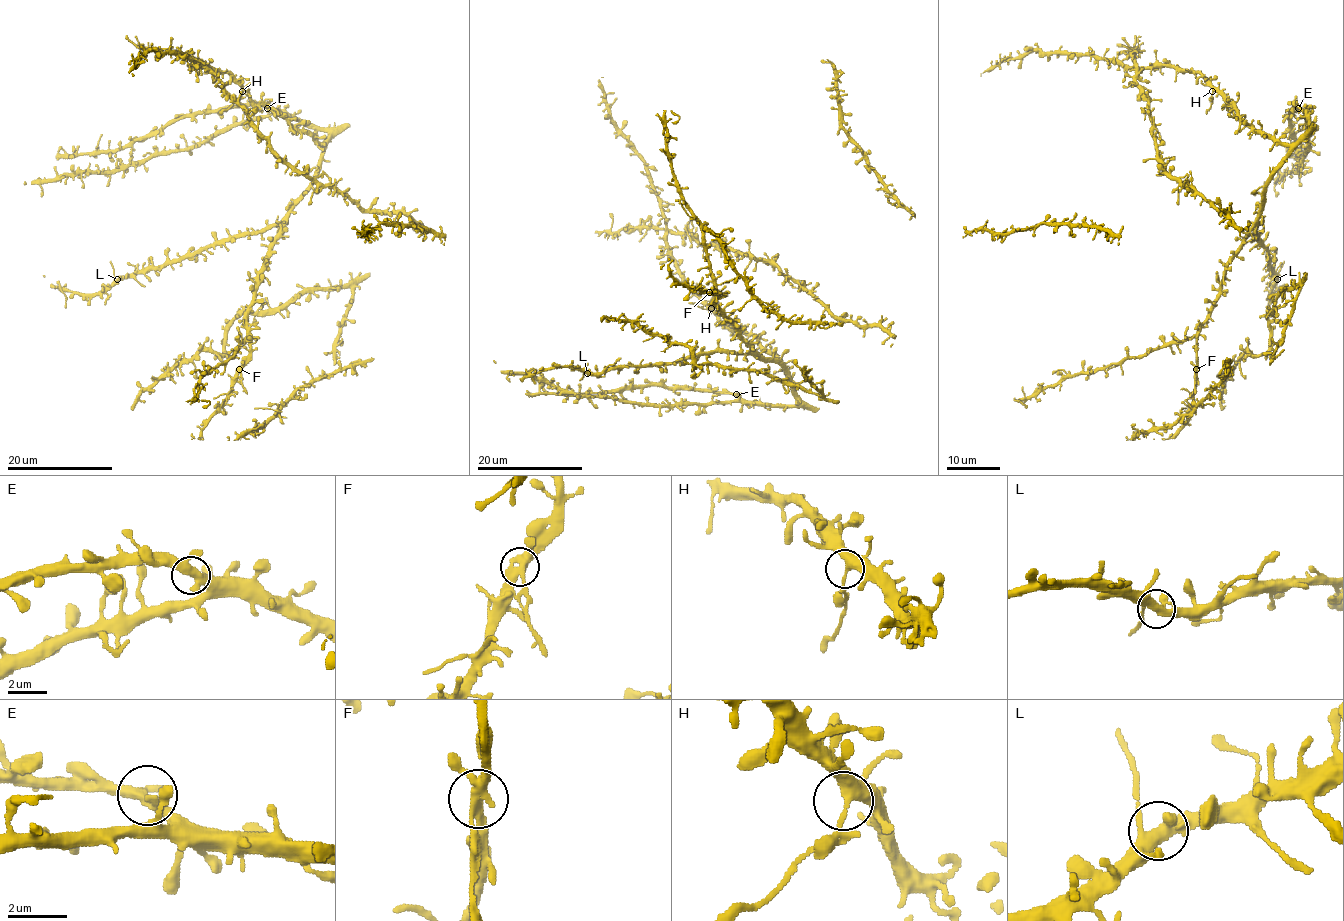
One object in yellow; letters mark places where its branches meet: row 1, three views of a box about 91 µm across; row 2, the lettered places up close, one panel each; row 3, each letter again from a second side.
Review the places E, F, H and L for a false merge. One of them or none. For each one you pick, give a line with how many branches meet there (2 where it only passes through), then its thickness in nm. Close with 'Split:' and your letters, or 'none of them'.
Split: none of them

